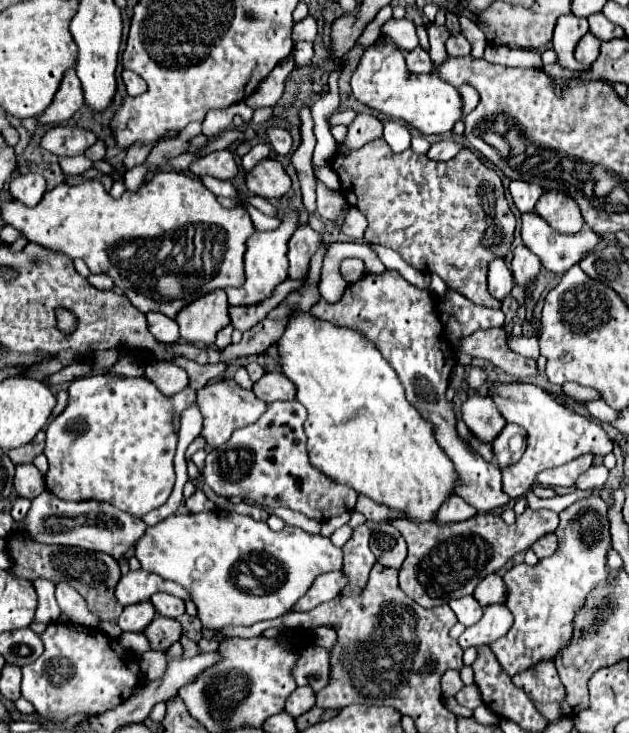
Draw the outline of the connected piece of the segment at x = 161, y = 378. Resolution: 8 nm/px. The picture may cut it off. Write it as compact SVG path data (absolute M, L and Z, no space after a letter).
M154 361L146 365L146 377L152 379L152 383L162 393L178 393L188 385L188 373L172 363L166 361Z

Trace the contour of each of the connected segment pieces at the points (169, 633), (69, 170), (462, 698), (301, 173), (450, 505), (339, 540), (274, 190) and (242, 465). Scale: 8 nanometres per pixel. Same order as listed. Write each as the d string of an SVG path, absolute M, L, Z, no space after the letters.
M156 615L154 621L144 629L144 635L148 637L152 649L166 651L172 643L176 643L182 637L182 627L176 619Z
M80 155L80 157L68 157L68 159L60 159L60 167L62 167L64 177L70 179L70 177L78 177L82 171L90 169L92 161L86 159L84 155Z
M466 685L458 695L456 695L456 701L468 709L476 709L478 705L482 705L482 699L480 699L480 693L478 693L478 687L476 685Z
M310 105L300 107L298 111L300 115L300 145L298 149L290 155L290 163L294 165L298 179L300 179L300 187L302 187L302 199L304 199L304 207L308 211L308 215L312 217L316 213L316 177L312 171L312 151L316 145L314 133L312 133L312 115L310 115Z
M452 497L444 507L442 511L438 511L438 525L450 525L450 523L458 523L458 521L464 521L464 519L470 519L476 515L476 509L466 505L460 497Z
M346 524L334 531L330 537L330 540L335 546L342 548L346 541L350 539L352 532L353 529L348 524Z
M266 159L246 173L248 193L264 199L276 199L290 191L290 177L276 159Z
M274 401L266 413L252 425L236 429L226 445L208 451L204 463L206 483L224 497L242 497L264 511L288 507L304 513L314 521L326 521L354 509L356 493L348 487L326 481L308 461L304 425L306 409L298 401Z

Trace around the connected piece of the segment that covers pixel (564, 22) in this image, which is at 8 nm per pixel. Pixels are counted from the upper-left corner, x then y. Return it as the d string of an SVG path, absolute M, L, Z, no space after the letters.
M562 15L556 23L552 45L558 55L558 65L570 71L586 71L586 65L578 65L574 59L574 47L576 43L588 33L588 21L580 19L576 15Z

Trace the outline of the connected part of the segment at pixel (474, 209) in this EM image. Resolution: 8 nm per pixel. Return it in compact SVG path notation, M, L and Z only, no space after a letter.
M374 139L360 149L344 149L336 143L336 155L332 157L332 169L340 179L340 193L348 205L360 205L360 211L368 219L366 241L394 249L400 257L418 271L438 273L448 287L458 289L472 303L500 309L500 301L486 289L488 265L494 257L506 257L512 241L516 219L504 197L504 187L498 173L486 167L480 157L462 147L450 161L430 161L426 155L416 155L412 149L404 153L392 153L384 139Z

